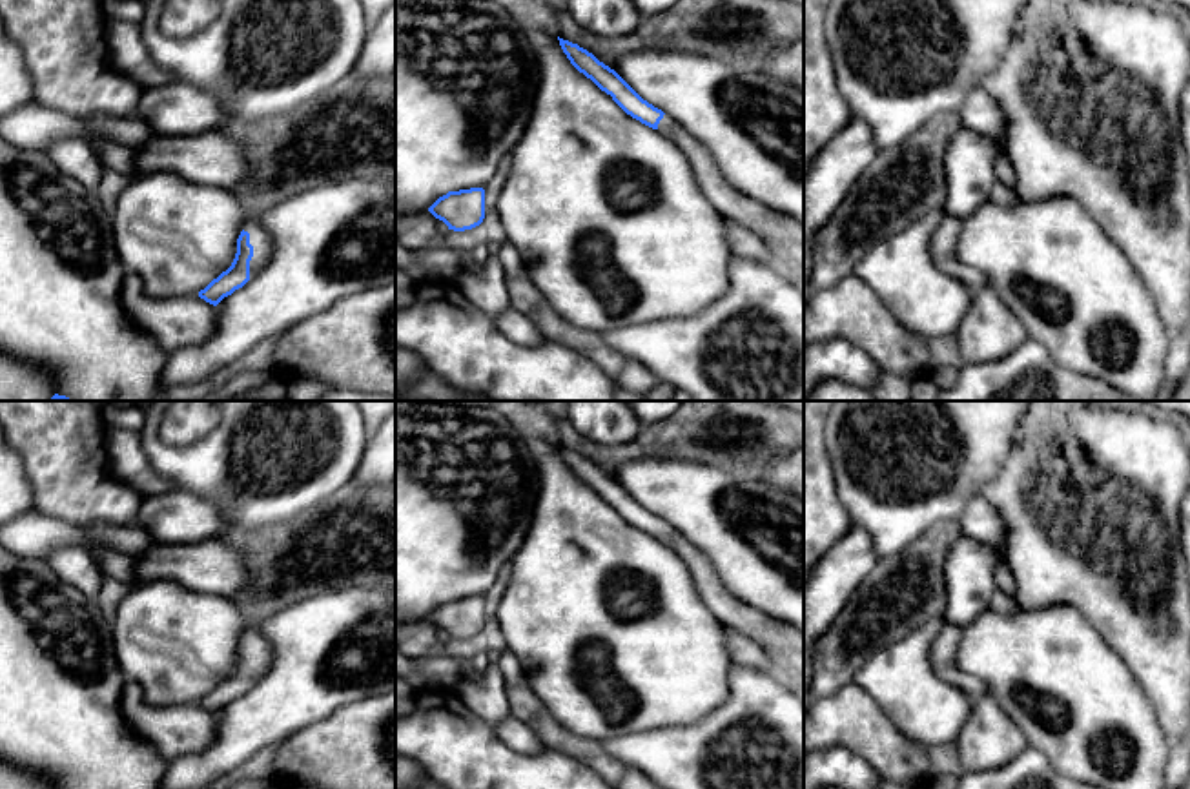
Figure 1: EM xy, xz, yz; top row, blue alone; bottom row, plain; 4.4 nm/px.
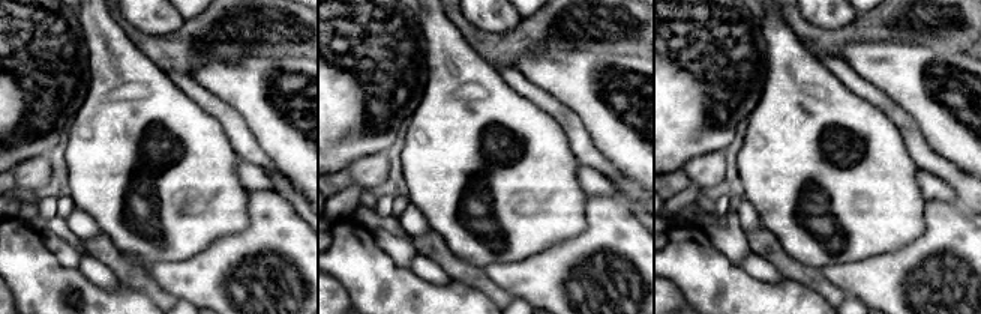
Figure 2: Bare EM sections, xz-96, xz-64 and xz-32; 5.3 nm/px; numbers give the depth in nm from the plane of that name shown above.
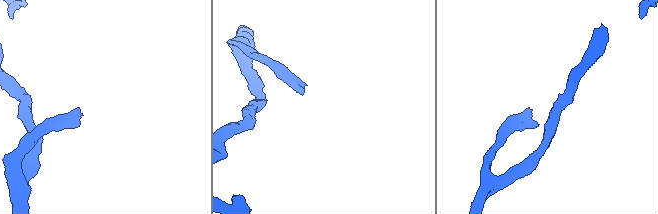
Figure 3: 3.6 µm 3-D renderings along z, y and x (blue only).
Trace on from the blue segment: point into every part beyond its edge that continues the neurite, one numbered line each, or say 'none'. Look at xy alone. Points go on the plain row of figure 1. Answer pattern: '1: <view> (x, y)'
1: xy (261, 647)

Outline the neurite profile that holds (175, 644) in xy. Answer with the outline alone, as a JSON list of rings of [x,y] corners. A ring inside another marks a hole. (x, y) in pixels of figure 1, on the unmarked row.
[[[171,579],[137,583],[113,620],[115,656],[126,681],[137,683],[149,705],[199,703],[226,680],[237,661],[246,625],[231,599],[200,594]]]

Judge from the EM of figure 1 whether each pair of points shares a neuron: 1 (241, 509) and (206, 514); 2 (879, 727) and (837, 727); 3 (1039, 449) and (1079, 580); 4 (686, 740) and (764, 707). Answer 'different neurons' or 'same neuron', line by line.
1: different neurons
2: same neuron
3: same neuron
4: same neuron

